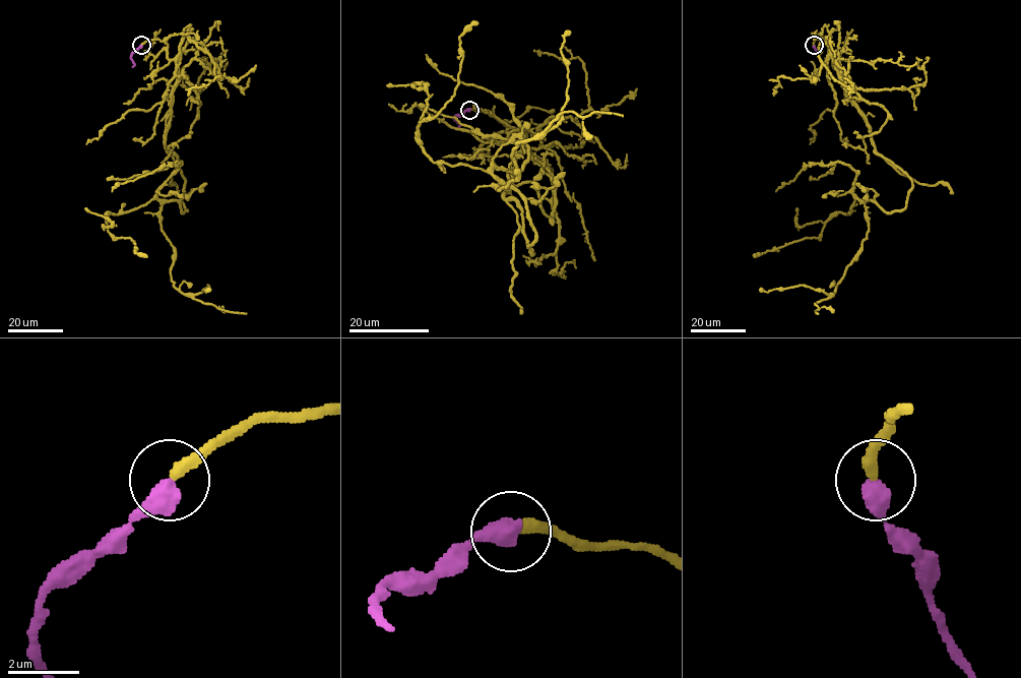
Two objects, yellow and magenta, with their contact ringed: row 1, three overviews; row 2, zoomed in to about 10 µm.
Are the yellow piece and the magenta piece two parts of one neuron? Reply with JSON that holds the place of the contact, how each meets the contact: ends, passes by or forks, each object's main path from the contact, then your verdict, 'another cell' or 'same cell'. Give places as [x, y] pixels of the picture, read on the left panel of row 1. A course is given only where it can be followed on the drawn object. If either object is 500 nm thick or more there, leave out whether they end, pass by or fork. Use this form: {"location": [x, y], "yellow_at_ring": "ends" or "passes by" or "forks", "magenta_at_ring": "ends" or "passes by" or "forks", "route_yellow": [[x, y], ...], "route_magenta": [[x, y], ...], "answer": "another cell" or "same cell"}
{"location": [141, 45], "route_yellow": [[141, 45], [179, 55], [166, 149], [187, 209], [160, 211], [171, 278], [209, 289]], "route_magenta": [[141, 45], [132, 54], [132, 66]], "answer": "another cell"}

